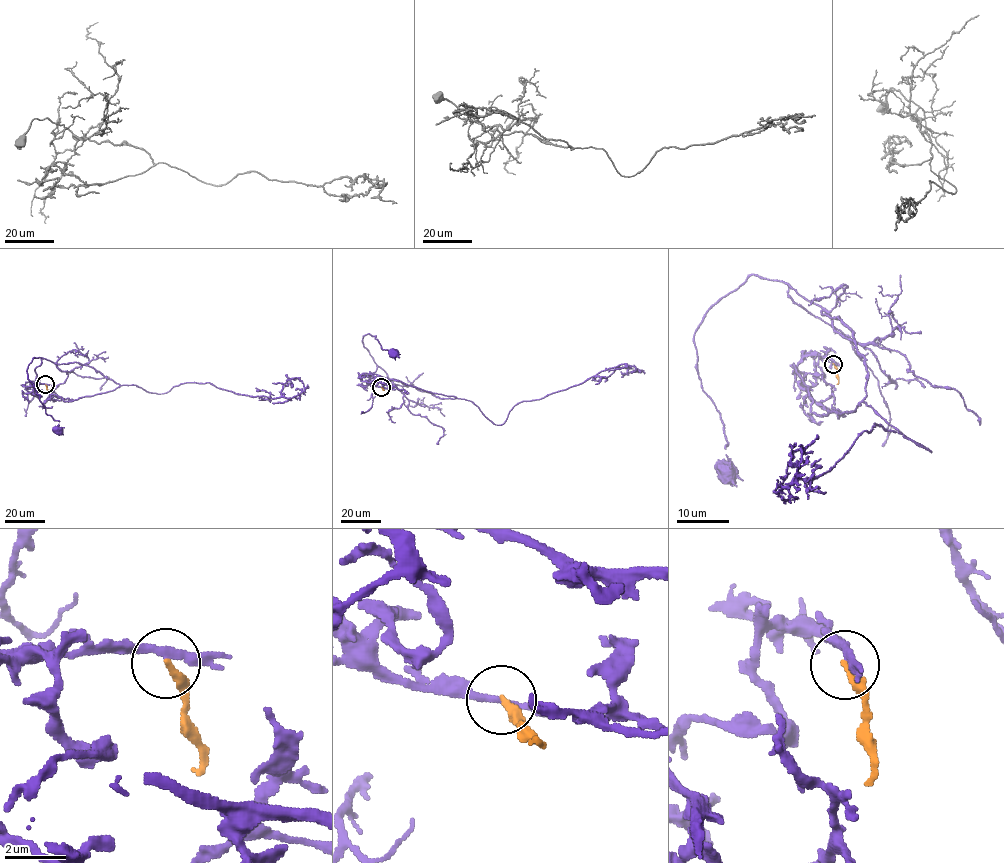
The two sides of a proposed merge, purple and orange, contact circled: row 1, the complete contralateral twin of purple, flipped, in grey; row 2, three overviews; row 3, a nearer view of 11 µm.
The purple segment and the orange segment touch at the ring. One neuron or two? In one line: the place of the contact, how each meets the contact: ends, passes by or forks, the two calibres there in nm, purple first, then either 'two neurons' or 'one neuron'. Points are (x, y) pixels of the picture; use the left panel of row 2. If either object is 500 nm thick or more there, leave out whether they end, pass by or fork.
place (45, 384); purple passes by; orange ends; calibres 220 and 240 nm; two neurons

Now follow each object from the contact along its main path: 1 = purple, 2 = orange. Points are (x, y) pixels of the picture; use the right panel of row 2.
1: (833, 363), (796, 367), (813, 413), (866, 395), (851, 330), (753, 275), (718, 300), (693, 335), (723, 469)
2: (833, 364), (837, 371), (837, 384)

